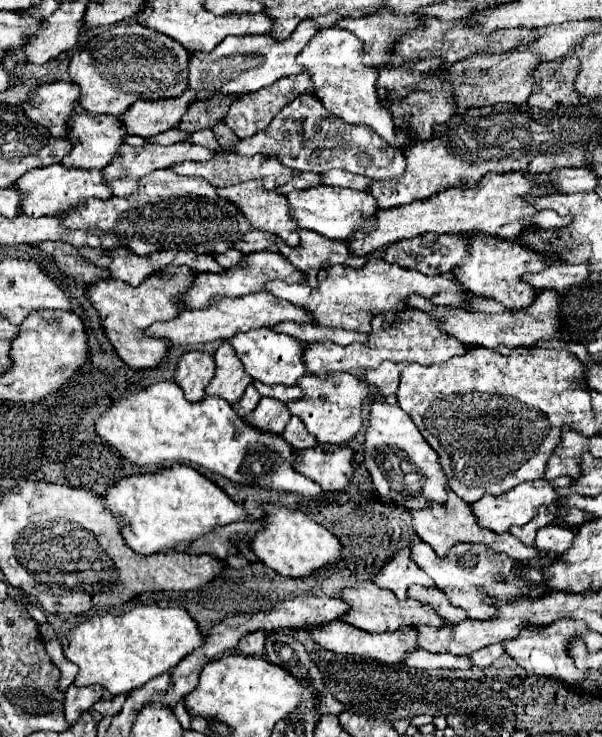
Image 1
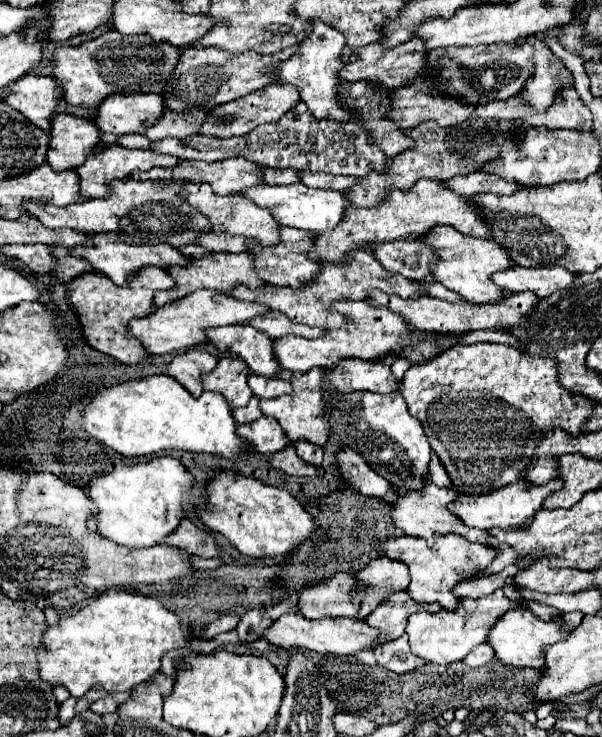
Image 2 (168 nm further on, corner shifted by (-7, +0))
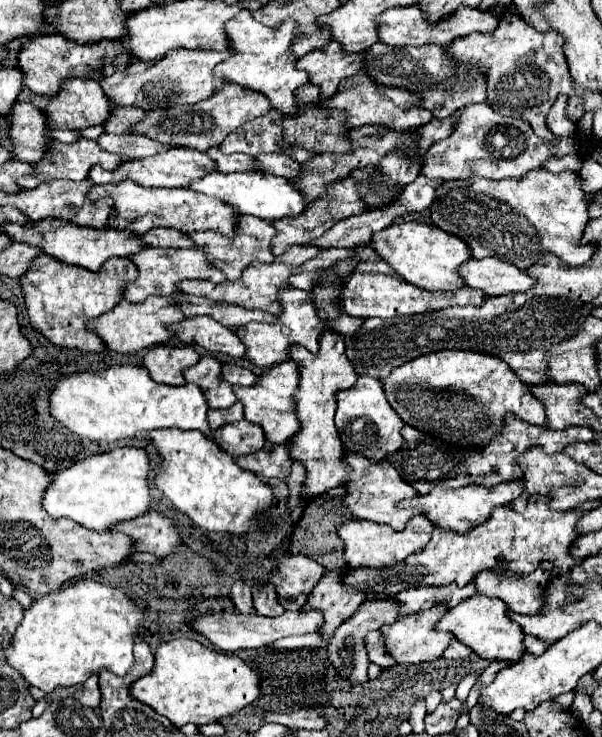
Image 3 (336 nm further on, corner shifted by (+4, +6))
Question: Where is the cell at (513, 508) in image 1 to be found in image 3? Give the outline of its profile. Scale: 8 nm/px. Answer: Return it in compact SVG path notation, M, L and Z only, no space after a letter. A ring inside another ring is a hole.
M521 478L511 480L511 482L501 482L501 484L495 484L491 488L481 486L481 484L469 484L463 488L435 486L427 496L417 496L413 502L405 502L405 506L413 506L413 508L421 506L425 516L429 520L433 520L433 524L443 526L443 528L453 528L453 530L463 534L465 530L471 530L473 526L479 526L481 522L485 522L491 516L493 508L511 504L517 496L523 494L523 490L525 490L525 482Z

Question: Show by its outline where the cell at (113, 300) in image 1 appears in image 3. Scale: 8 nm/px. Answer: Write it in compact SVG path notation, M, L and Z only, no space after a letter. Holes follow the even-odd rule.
M41 254L37 262L33 262L33 270L21 278L23 294L29 310L31 324L55 346L65 348L79 348L85 352L105 352L107 346L103 340L87 328L87 322L93 318L99 318L103 312L113 310L119 300L123 300L123 290L139 276L137 266L131 260L129 262L105 262L97 274L83 270L81 266L65 264L57 258L51 258L47 254ZM121 264L127 264L123 270Z

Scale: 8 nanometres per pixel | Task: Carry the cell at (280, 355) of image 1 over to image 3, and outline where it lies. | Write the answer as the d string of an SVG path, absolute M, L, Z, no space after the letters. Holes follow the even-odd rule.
M195 316L179 322L177 336L189 346L197 342L197 346L209 352L223 352L233 358L245 356L245 344L239 340L239 336L209 316Z

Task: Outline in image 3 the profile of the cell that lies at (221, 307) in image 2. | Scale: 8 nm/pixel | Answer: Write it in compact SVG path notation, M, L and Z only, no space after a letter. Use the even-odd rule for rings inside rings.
M153 296L139 304L121 300L113 310L109 310L109 312L101 314L97 320L93 320L93 324L89 324L89 328L101 336L101 340L107 344L109 350L133 354L143 348L169 342L175 336L169 330L169 326L173 322L181 322L181 320L185 320L185 314L181 312L181 308L177 306L177 302L171 296Z

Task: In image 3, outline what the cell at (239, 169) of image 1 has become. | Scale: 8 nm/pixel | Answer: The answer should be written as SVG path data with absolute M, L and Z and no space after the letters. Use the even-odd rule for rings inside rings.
M171 148L165 154L157 154L153 158L141 158L141 160L129 160L125 166L119 166L117 170L109 172L103 170L101 166L95 166L95 170L89 172L89 178L93 184L109 184L109 182L119 182L121 178L129 178L141 186L165 186L165 188L187 188L193 180L203 178L205 174L211 174L217 170L217 162L213 162L207 152L199 150L189 150L189 148Z

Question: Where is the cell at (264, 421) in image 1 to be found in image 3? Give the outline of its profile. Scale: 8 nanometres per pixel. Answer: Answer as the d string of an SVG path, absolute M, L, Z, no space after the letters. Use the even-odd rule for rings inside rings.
M239 420L233 424L225 424L215 430L215 442L221 450L231 454L233 458L253 454L263 448L265 434L259 424L253 424L249 420Z

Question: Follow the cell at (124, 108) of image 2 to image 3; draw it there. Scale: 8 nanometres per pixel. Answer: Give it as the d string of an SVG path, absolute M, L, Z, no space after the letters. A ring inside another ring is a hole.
M73 78L61 94L53 96L45 114L51 128L85 130L89 126L103 126L111 110L113 102L105 96L97 80Z

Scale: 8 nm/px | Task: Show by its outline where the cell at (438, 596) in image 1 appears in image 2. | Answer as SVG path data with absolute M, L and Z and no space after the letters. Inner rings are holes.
M400 590L396 594L392 594L392 598L388 598L384 604L380 604L368 618L366 624L380 628L380 642L390 642L396 640L404 634L406 624L408 624L408 616L416 610L438 610L440 604L418 604L414 602L408 592Z

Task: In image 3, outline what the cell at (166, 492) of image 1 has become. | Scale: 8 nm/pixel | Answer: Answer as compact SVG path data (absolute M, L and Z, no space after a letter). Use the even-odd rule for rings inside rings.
M115 448L111 452L89 456L67 470L53 474L53 484L43 498L43 506L53 518L71 518L83 528L107 532L113 524L129 522L149 512L149 470L149 456L143 448Z

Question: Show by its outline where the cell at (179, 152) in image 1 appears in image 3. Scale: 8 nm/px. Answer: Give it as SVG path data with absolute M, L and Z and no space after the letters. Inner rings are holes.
M81 138L81 140L77 140L77 142L71 142L71 144L53 142L51 148L47 150L45 158L43 158L41 162L37 162L37 174L33 174L33 176L29 176L29 178L21 178L19 186L23 186L23 188L35 188L35 186L39 186L39 184L43 184L43 182L51 182L51 180L75 180L75 182L79 182L79 180L83 180L83 178L89 174L89 170L91 170L93 166L97 166L97 164L103 166L105 170L115 170L115 168L119 168L125 160L127 160L127 158L123 158L123 156L119 156L119 154L113 154L113 152L103 150L103 148L97 144L97 140Z

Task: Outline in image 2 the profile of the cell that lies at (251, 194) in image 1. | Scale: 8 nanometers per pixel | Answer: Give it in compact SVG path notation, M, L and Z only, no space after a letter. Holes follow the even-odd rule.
M186 182L184 184L184 196L188 196L188 202L192 204L192 208L196 208L198 212L202 212L208 220L210 220L210 228L214 232L226 232L230 236L244 236L244 238L252 238L262 246L274 246L280 242L278 238L278 224L274 220L274 216L252 204L248 198L240 196L240 194L228 194L228 196L216 196L212 192L212 188L208 184L192 184Z

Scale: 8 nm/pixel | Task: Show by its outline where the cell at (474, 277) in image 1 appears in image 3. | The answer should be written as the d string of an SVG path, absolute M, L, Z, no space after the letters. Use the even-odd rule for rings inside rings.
M425 222L391 224L385 230L373 234L371 246L385 262L389 262L401 274L405 282L411 282L423 290L453 292L465 286L465 280L459 276L459 266L471 260L469 246L461 238L443 232L433 224L425 224Z

